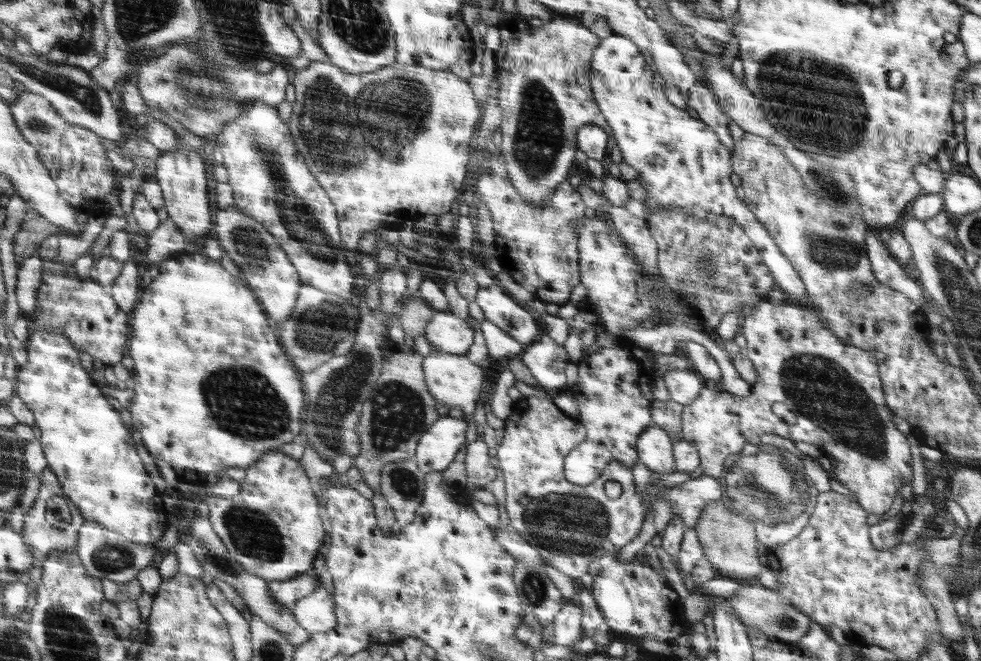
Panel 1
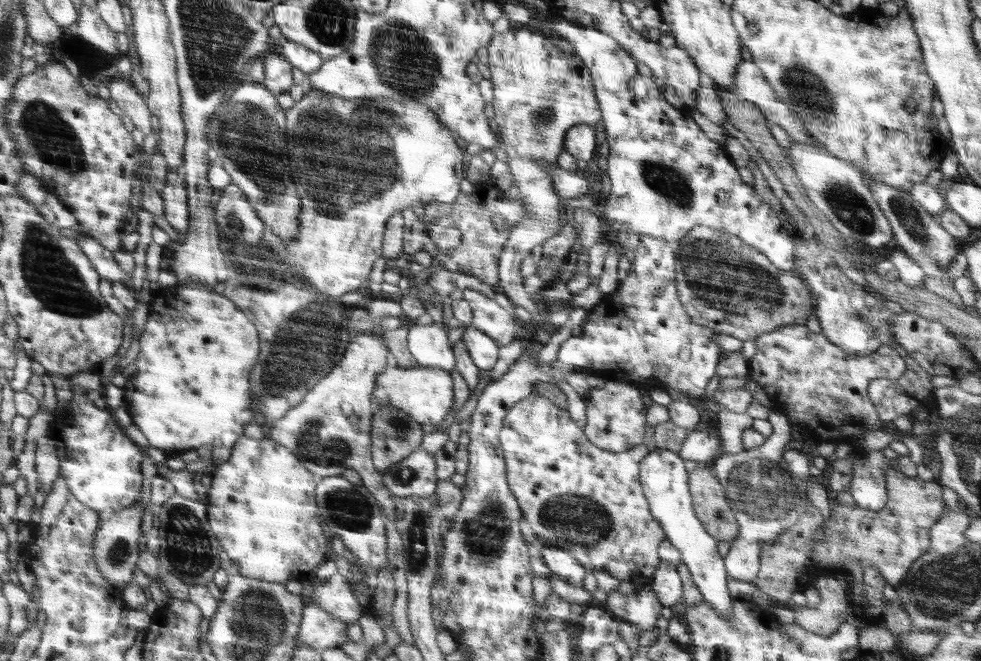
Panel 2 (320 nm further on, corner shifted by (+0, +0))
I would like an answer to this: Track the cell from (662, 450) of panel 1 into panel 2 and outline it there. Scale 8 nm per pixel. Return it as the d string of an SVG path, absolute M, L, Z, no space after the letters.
M655 449L642 459L639 469L639 482L648 501L650 514L663 528L665 538L678 549L681 562L690 571L692 580L706 601L723 619L731 615L731 604L735 599L730 596L726 582L728 575L722 556L717 550L717 540L710 536L702 521L696 516L689 492L688 478L682 459L676 453Z

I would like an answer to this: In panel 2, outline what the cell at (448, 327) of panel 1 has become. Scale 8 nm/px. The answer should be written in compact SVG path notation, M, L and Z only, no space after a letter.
M409 323L407 347L410 354L416 359L418 365L437 366L438 368L454 372L456 355L453 353L452 347L450 347L448 331L442 329L442 323L433 323L432 325Z

